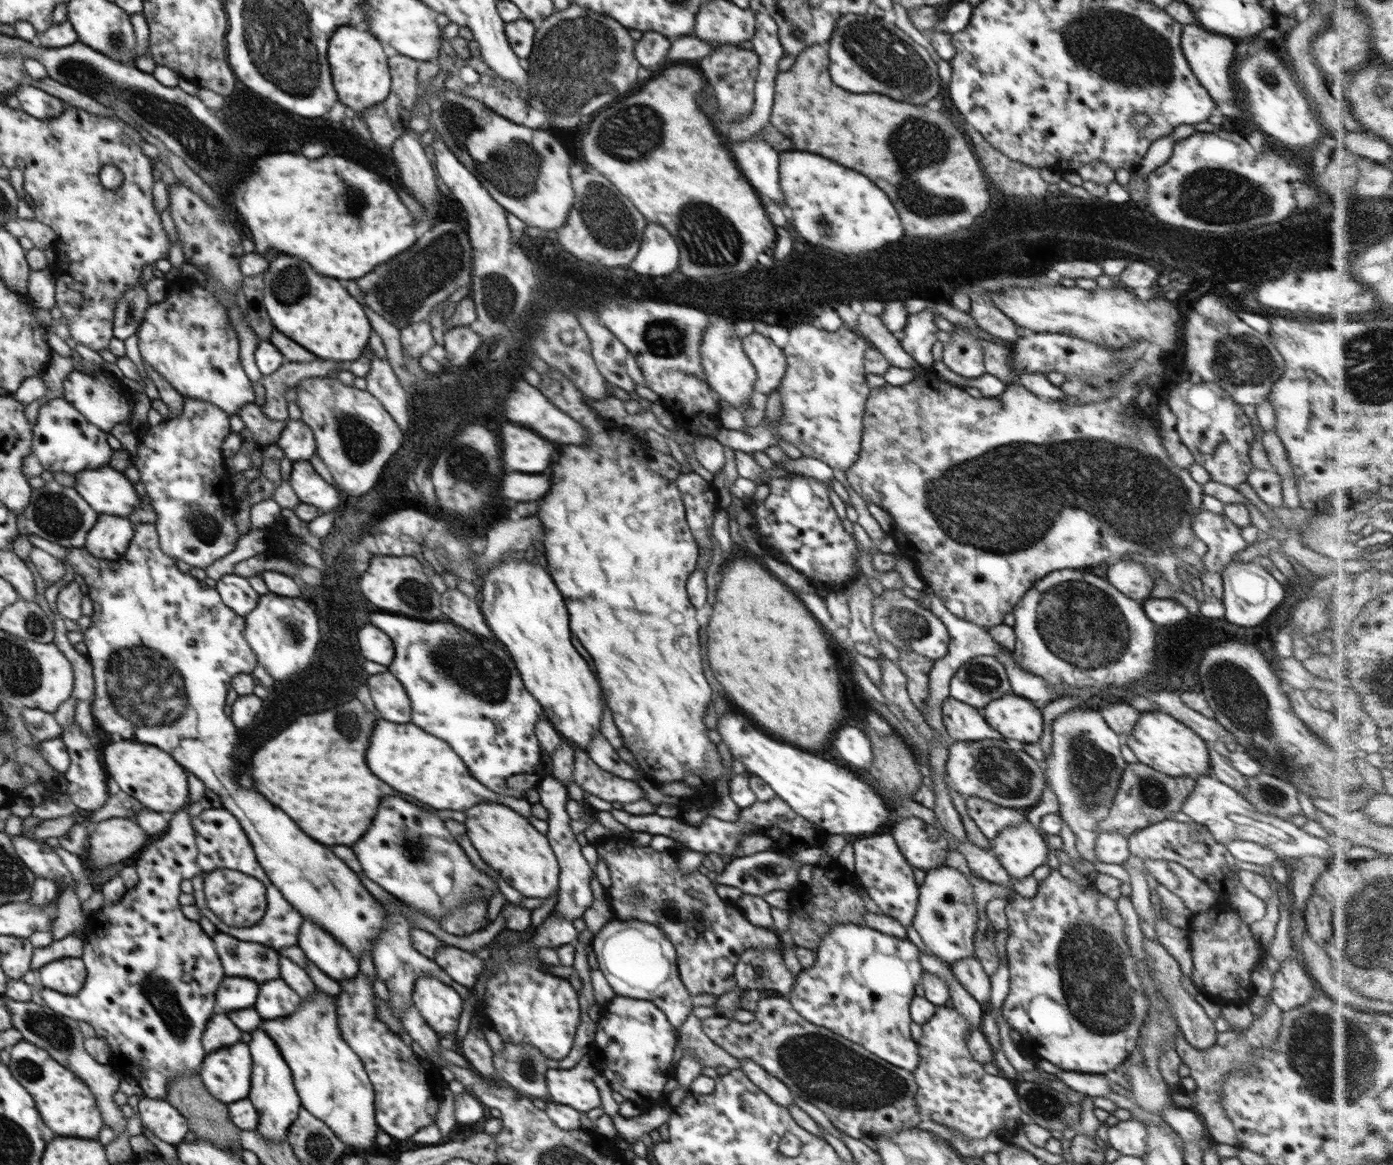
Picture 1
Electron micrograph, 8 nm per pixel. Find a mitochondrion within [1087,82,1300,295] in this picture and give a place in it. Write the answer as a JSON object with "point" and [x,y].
{"point":[1218,195]}

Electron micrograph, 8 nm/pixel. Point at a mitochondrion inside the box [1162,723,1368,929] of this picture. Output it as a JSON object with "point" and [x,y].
{"point":[1273,794]}

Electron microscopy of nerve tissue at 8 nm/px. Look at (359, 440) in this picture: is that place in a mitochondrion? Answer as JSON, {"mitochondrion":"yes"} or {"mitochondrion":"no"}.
{"mitochondrion":"yes"}

